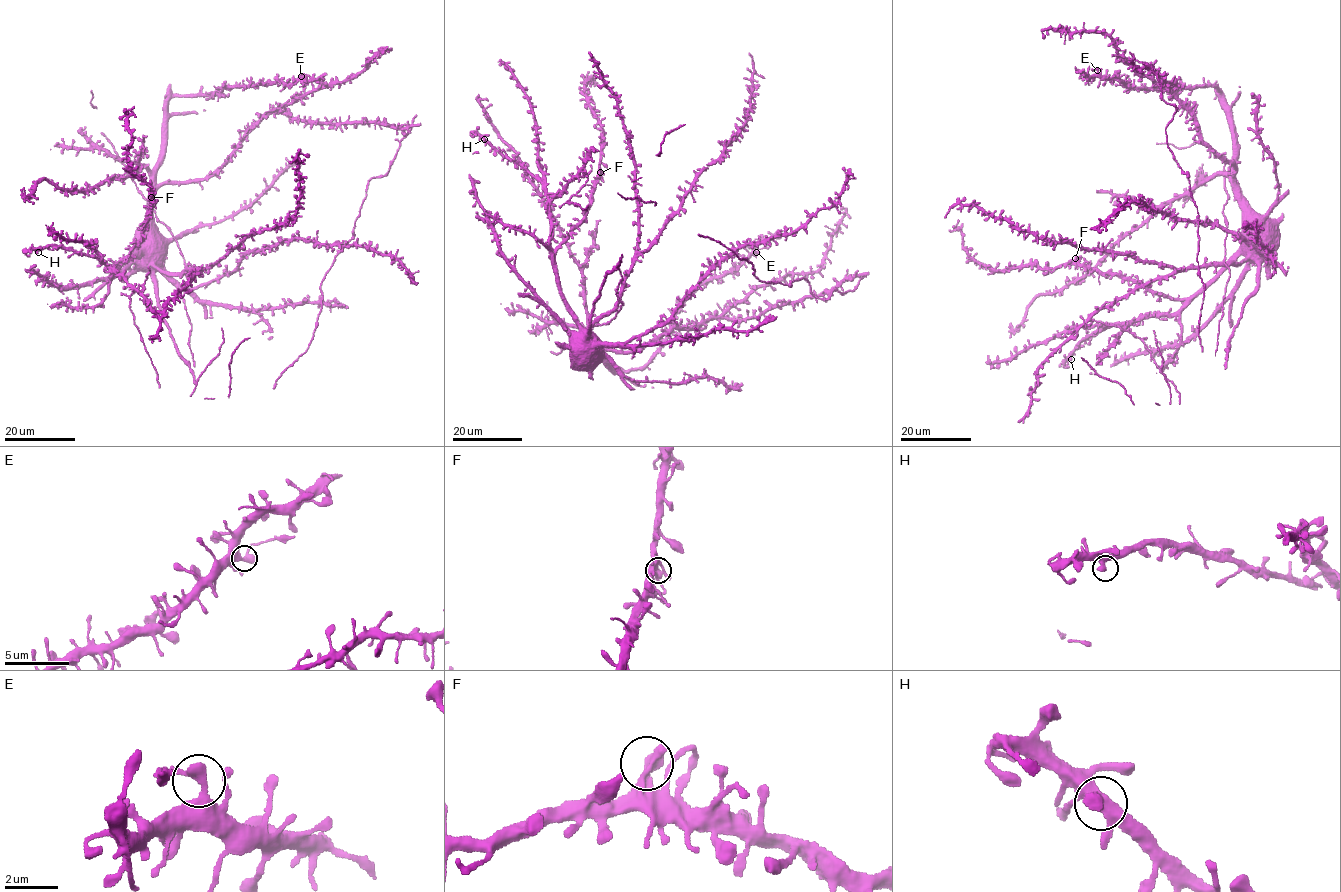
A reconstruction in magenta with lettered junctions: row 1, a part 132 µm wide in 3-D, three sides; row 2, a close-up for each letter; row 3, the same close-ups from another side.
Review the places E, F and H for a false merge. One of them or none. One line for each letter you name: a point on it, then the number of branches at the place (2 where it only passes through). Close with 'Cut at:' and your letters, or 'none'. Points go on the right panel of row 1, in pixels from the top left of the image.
E: Place: (1097, 70). Branches: 2
Cut at: E

